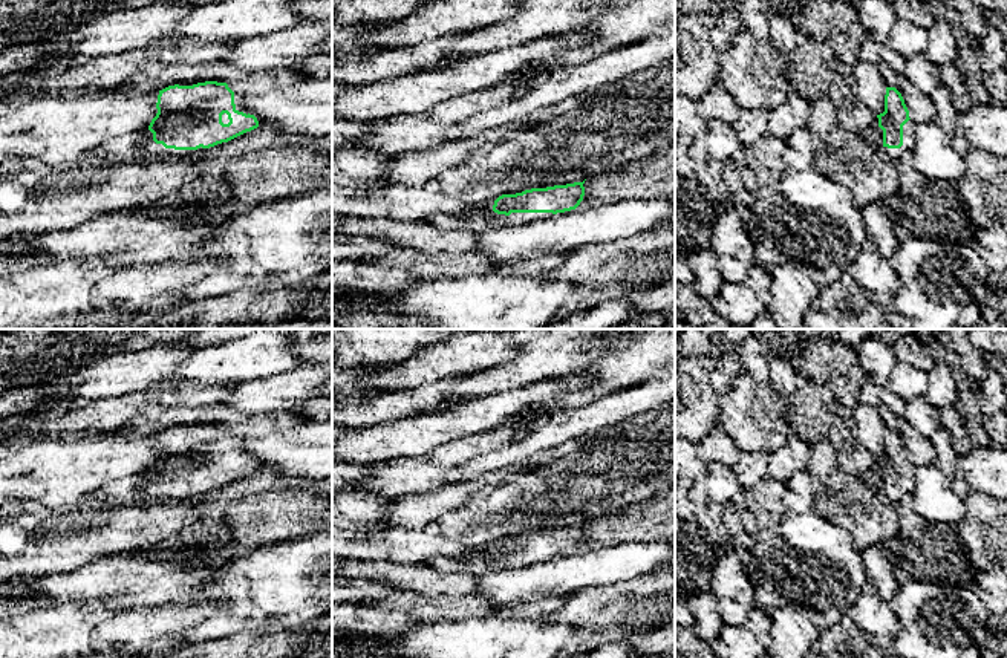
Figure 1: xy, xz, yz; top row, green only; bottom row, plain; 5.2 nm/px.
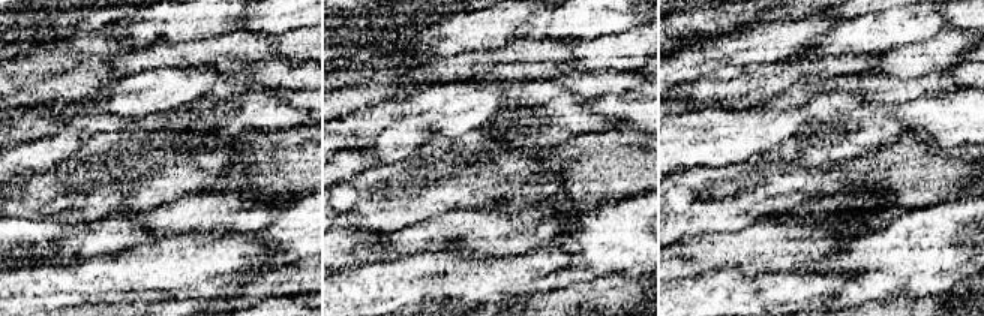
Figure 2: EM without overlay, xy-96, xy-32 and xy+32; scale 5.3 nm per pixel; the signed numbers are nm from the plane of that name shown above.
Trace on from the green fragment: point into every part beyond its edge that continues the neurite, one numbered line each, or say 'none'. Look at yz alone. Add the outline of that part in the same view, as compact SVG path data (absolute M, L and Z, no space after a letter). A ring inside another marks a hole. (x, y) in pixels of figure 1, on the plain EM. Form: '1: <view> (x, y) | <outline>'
1: yz (908, 472) | M911 462L903 468L903 488L900 491L885 490L891 503L897 503L906 494L914 494L914 488L915 488L914 470L915 467Z

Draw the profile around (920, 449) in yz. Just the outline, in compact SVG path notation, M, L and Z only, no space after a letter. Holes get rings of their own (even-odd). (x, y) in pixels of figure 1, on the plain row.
M883 404L883 407L877 410L888 430L895 430L901 436L914 467L934 465L935 448L930 438L912 428L903 416L897 416L888 406Z

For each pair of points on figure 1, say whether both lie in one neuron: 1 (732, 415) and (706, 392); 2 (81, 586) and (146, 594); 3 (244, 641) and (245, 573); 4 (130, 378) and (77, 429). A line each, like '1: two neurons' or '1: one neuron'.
1: two neurons
2: one neuron
3: two neurons
4: two neurons

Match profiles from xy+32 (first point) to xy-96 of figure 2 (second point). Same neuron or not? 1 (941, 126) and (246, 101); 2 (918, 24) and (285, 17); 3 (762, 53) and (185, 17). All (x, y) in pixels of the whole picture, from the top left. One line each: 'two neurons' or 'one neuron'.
1: two neurons
2: one neuron
3: one neuron

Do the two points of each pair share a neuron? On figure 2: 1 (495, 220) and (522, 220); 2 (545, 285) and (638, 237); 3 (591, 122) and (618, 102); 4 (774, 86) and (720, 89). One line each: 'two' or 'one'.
1: one
2: one
3: two
4: one

